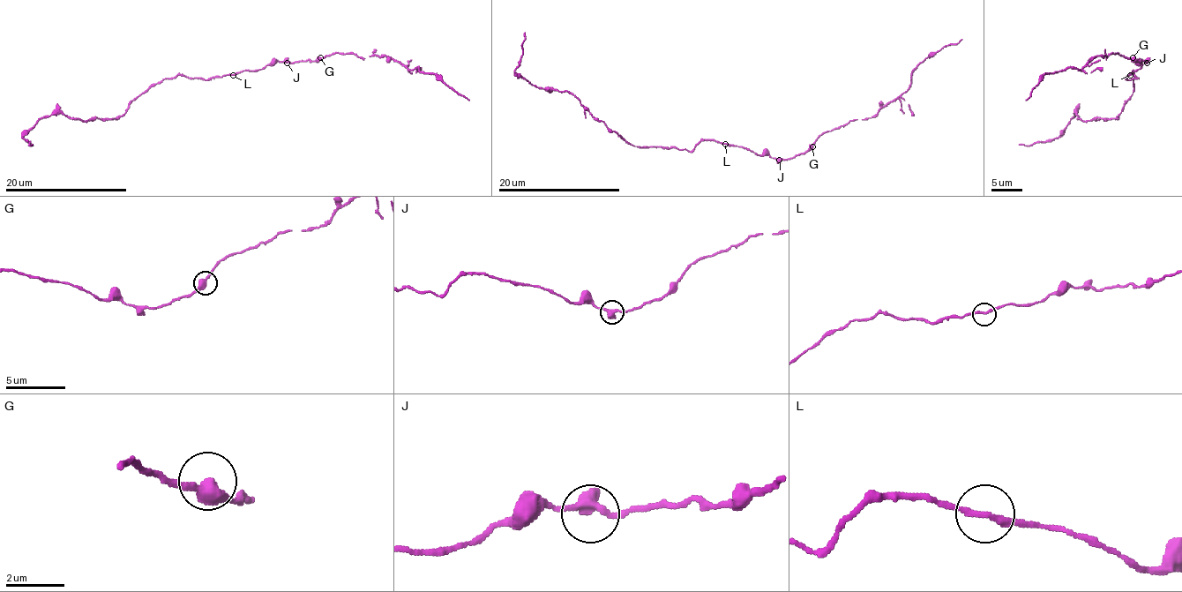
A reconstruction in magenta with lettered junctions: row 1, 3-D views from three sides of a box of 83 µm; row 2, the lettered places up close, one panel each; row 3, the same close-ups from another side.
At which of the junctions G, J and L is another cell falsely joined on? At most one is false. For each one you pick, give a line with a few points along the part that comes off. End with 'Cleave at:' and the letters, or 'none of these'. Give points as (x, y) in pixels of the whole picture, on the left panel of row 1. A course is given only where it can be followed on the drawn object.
Cleave at: none of these

